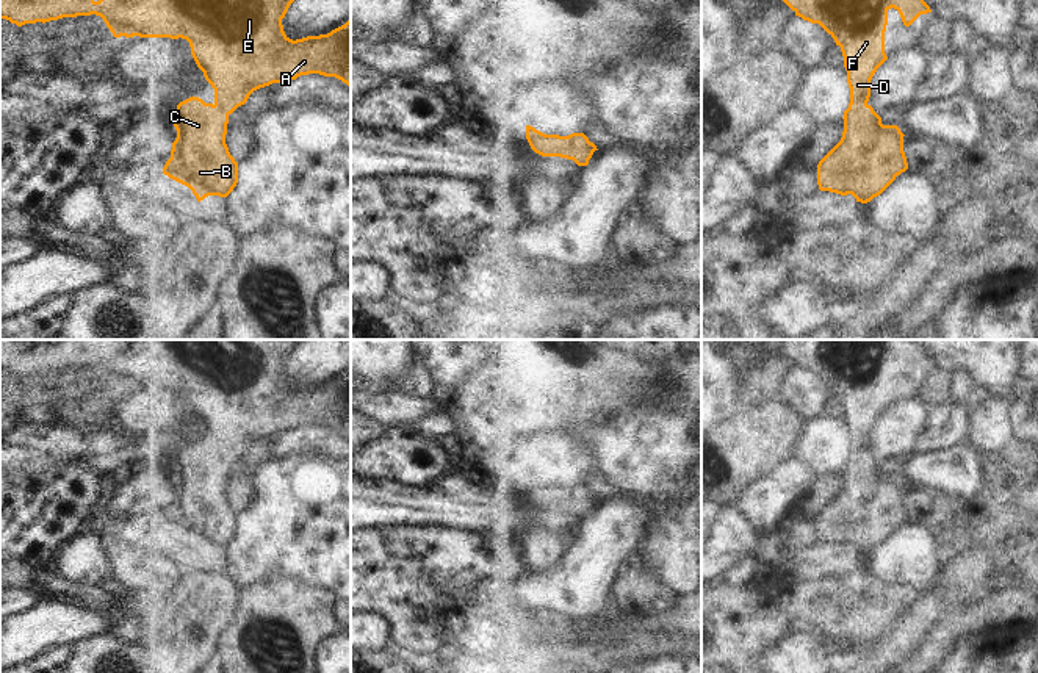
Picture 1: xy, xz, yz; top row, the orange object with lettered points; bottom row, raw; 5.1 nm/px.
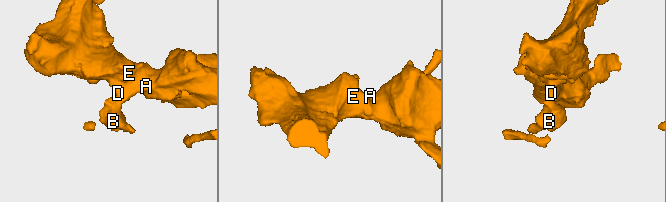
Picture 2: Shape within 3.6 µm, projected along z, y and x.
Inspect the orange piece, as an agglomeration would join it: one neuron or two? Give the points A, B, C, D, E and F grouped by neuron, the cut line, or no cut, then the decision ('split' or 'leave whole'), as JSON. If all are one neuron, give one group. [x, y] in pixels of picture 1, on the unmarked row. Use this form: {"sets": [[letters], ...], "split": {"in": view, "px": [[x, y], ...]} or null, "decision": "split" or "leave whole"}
{"sets": [["A", "B", "C", "D", "E", "F"]], "split": null, "decision": "leave whole"}

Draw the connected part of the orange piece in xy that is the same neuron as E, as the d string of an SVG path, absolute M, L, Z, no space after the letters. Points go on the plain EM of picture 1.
M0 340L0 369L22 377L96 365L103 369L114 388L186 390L197 418L214 440L214 452L205 454L193 446L177 455L172 466L177 488L163 524L188 537L200 552L208 546L227 548L238 534L238 513L225 495L227 474L229 466L244 455L254 441L308 424L335 427L351 438L351 369L327 385L293 391L285 385L282 369L296 347L294 340Z

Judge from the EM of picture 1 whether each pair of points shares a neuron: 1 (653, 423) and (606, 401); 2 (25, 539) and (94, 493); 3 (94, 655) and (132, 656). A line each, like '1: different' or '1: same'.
1: different
2: same
3: same

